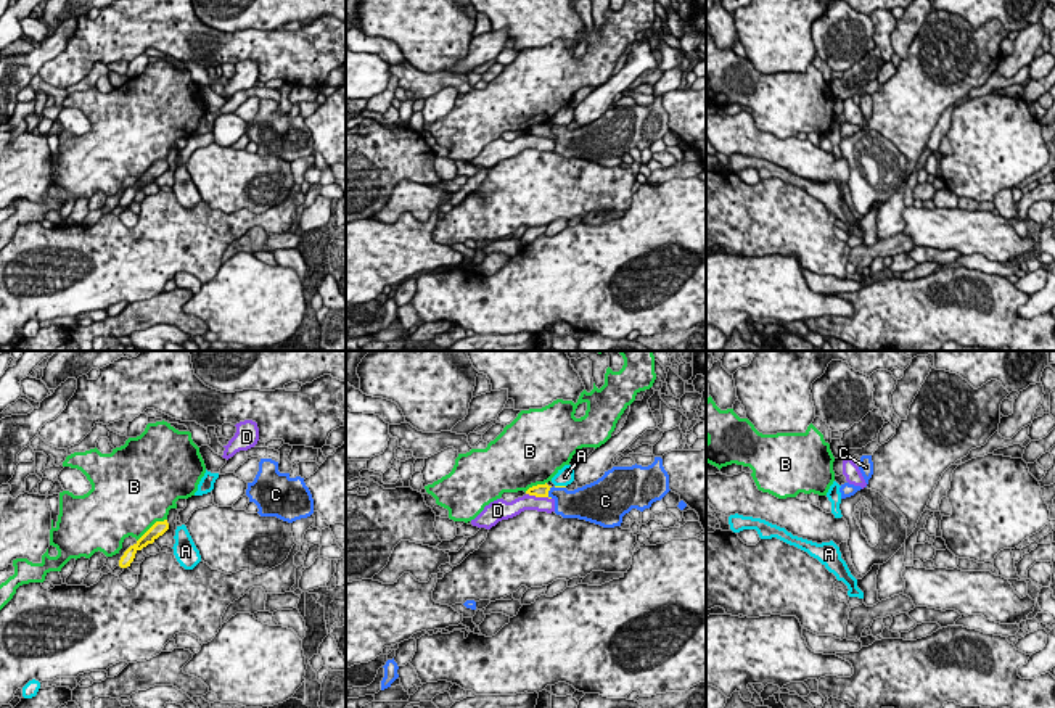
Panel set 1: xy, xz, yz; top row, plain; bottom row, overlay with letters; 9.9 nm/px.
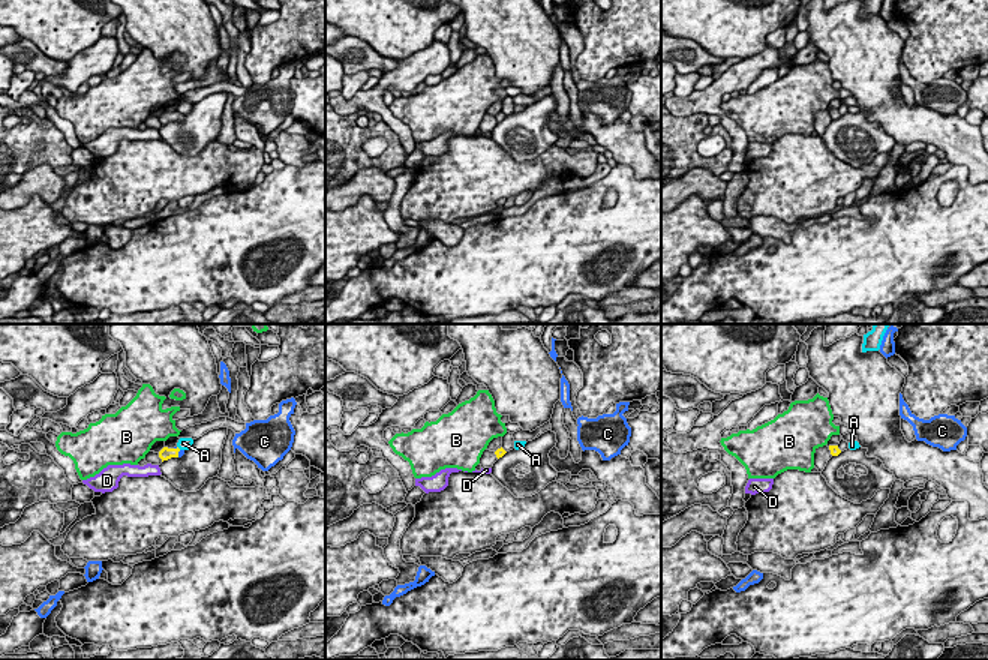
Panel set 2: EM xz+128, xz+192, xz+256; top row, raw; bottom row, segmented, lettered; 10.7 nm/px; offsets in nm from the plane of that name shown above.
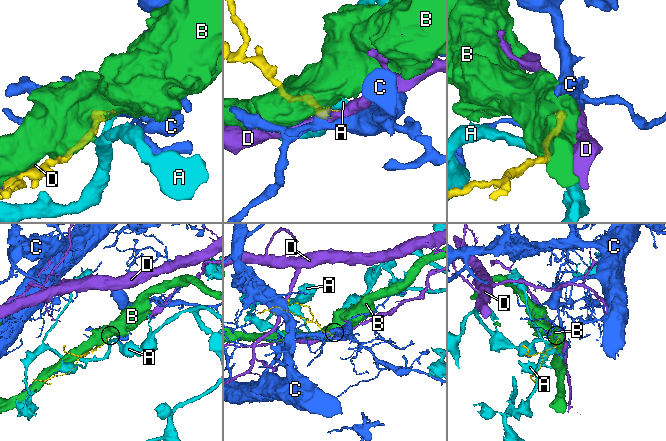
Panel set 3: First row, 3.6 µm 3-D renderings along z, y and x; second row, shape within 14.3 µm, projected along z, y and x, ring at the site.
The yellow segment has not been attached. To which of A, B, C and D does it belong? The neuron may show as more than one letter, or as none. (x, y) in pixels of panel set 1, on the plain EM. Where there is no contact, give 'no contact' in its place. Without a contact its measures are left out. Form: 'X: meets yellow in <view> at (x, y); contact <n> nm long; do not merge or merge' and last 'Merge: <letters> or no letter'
A: meets yellow in xz at (560, 126); contact 110 nm long; do not merge
B: meets yellow in xy at (151, 166); contact 380 nm long; do not merge
C: meets yellow in xz at (547, 132); contact 130 nm long; merge
D: meets yellow in xz at (539, 135); contact 260 nm long; do not merge
Merge: C

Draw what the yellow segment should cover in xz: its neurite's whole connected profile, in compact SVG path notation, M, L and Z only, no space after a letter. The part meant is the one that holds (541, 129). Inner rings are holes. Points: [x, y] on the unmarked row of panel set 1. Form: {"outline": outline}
{"outline": "M655 97L648 106L613 106L597 121L568 130L566 126L537 124L529 135L555 140L555 153L579 158L603 167L621 166L622 156L632 148L643 151L669 132L669 114L663 98Z"}

